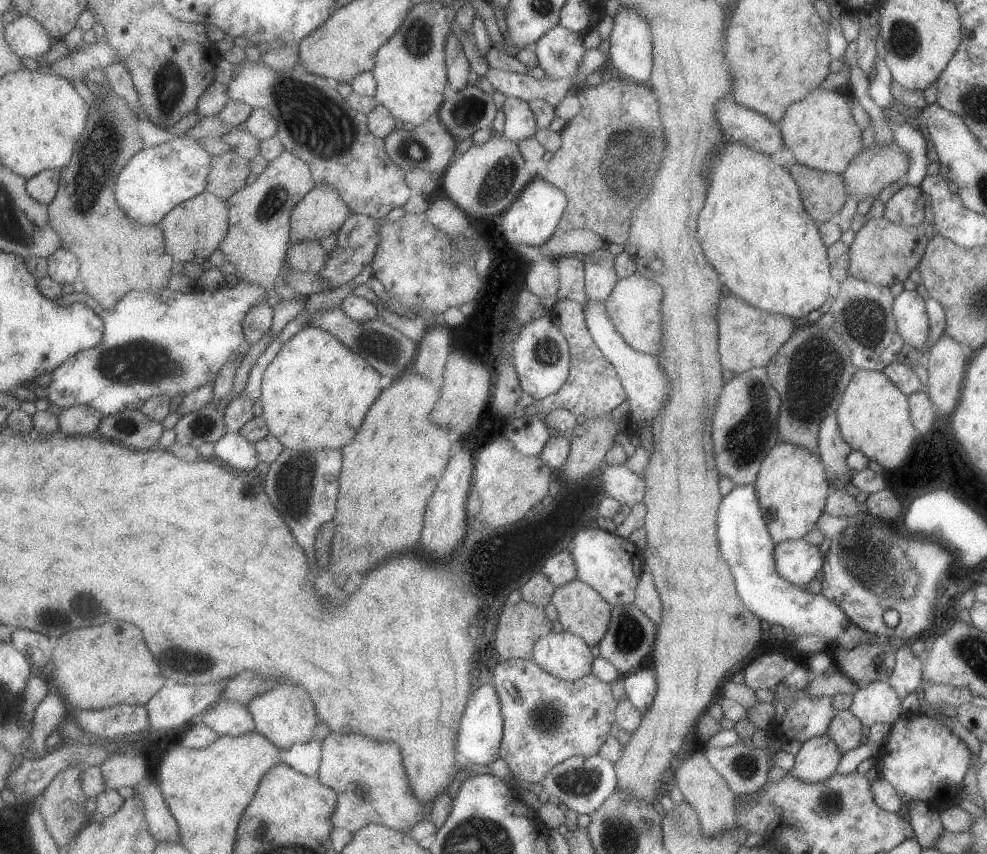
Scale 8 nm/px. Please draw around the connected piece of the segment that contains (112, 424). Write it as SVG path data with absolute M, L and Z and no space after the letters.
M140 409L105 416L100 426L101 436L145 451L159 448L164 434L164 424L149 418Z

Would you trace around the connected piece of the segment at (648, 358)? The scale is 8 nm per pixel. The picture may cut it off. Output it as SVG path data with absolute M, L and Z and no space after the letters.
M587 300L585 310L586 324L589 325L590 332L593 333L593 340L598 345L598 348L601 348L601 352L605 354L605 357L613 362L614 368L621 378L621 384L628 394L630 425L638 431L642 427L652 427L652 422L656 420L656 414L662 412L662 408L666 406L666 402L670 400L670 394L672 394L672 384L670 384L662 364L658 362L656 356L642 354L634 350L629 344L626 344L624 338L618 334L617 328L614 328L612 320L606 314L603 302Z

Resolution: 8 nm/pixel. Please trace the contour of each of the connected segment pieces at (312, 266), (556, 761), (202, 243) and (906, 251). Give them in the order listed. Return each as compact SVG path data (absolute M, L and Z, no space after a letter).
M312 240L291 244L288 256L293 268L308 273L322 272L331 260L331 253L324 248L324 244Z
M501 659L494 670L498 694L502 696L506 720L501 757L510 766L517 782L544 783L548 774L573 757L599 754L616 720L616 700L610 686L594 674L576 681L550 674L535 659Z
M209 191L185 204L180 204L161 223L166 232L168 253L184 263L196 260L196 258L205 260L210 258L216 250L221 249L224 240L229 236L230 218L229 201Z
M868 216L866 224L856 232L856 238L854 238L854 242L852 242L849 247L849 274L863 282L870 282L881 286L892 287L896 282L904 283L909 279L912 270L918 269L918 266L924 257L928 240L932 239L935 235L935 226L932 226L925 220L917 226L900 226L900 224L894 224L894 222L886 220L885 217L874 218Z

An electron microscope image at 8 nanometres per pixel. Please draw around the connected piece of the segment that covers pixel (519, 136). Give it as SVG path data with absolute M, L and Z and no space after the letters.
M512 97L505 104L507 130L505 136L516 143L536 137L539 132L538 118L532 110L531 102Z

